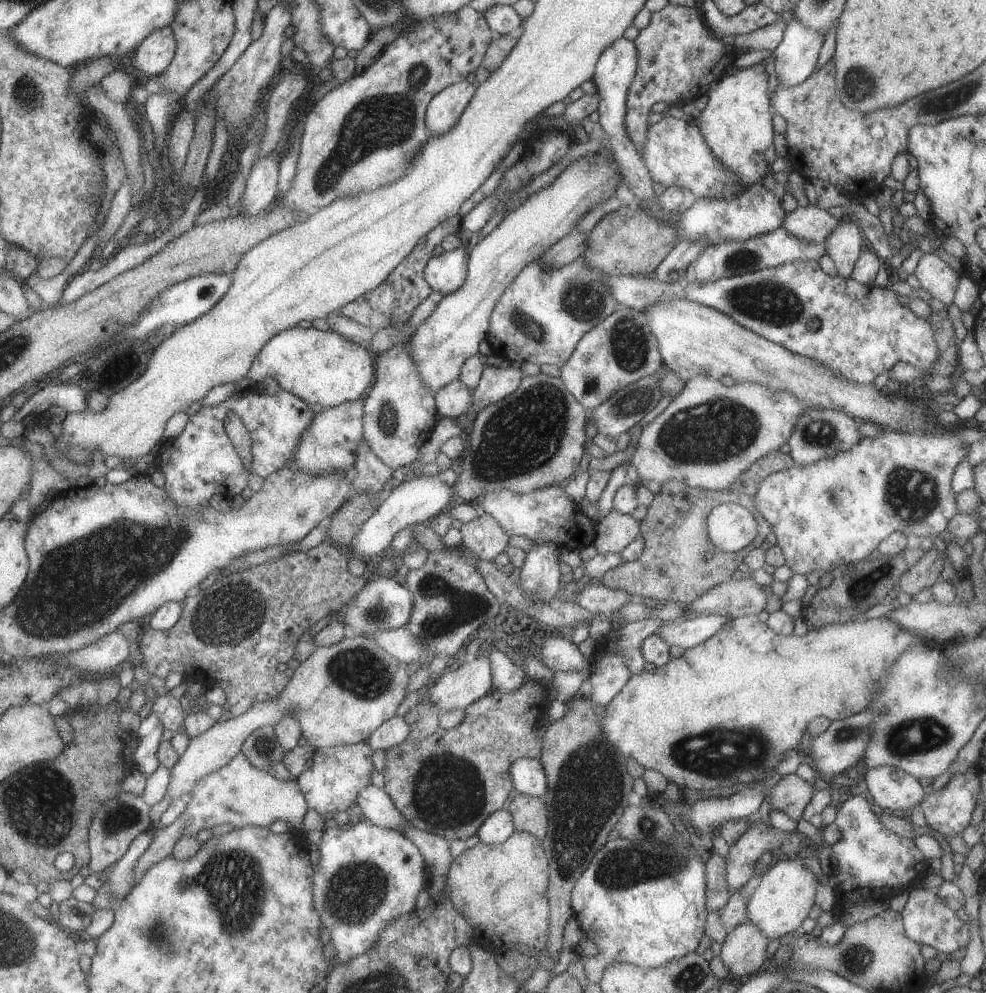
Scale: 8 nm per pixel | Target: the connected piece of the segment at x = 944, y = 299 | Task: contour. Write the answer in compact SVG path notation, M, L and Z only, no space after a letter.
M923 252L912 274L935 300L946 307L954 302L959 275L939 256Z

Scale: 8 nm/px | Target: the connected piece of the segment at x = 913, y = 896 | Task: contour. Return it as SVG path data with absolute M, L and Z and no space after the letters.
M913 888L909 890L907 900L900 912L902 916L902 925L905 934L916 943L920 945L932 946L935 950L939 952L944 952L949 956L951 952L966 946L969 940L969 931L967 922L964 923L957 919L957 916L935 893L935 891L923 889L923 888Z

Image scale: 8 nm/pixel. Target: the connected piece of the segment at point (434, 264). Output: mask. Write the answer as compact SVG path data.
M457 245L452 251L443 251L431 257L424 268L425 282L441 295L455 292L466 279L468 248Z

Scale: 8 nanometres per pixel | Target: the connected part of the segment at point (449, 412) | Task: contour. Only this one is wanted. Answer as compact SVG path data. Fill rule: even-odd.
M458 378L440 386L434 392L438 417L455 419L464 414L470 403L470 391Z

